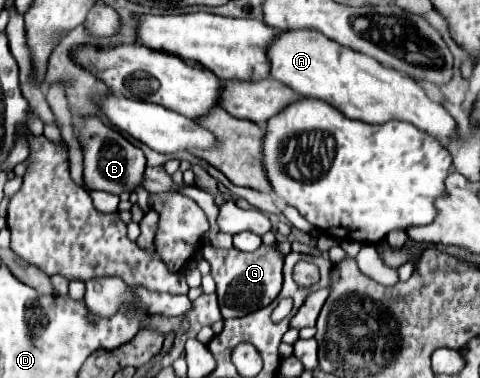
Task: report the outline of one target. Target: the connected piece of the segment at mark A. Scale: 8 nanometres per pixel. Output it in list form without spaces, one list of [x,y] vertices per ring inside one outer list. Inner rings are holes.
[[[292,30],[292,32],[276,34],[276,42],[272,42],[272,48],[268,48],[268,62],[272,66],[274,80],[284,82],[286,86],[292,86],[292,90],[296,90],[298,94],[326,100],[348,118],[370,122],[370,124],[384,124],[388,120],[412,122],[416,128],[430,132],[434,138],[438,138],[444,144],[448,142],[448,136],[454,134],[456,124],[450,118],[450,114],[438,102],[432,102],[412,78],[402,76],[398,70],[384,68],[374,58],[356,54],[356,50],[336,46],[336,42],[332,42],[330,38],[324,38],[324,34],[320,34],[318,30]]]

